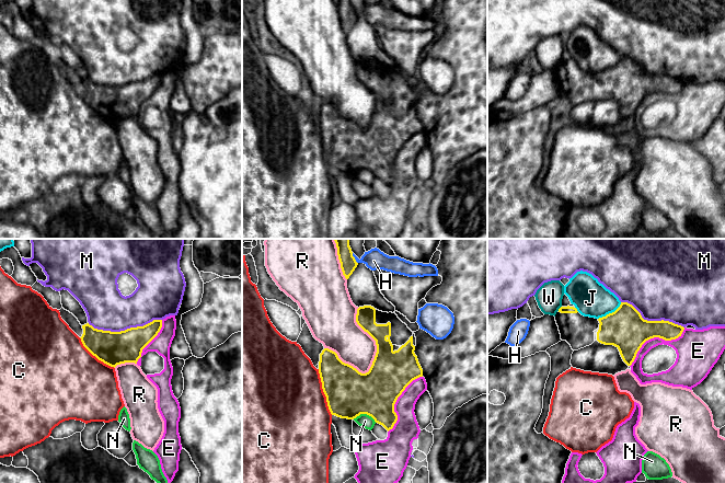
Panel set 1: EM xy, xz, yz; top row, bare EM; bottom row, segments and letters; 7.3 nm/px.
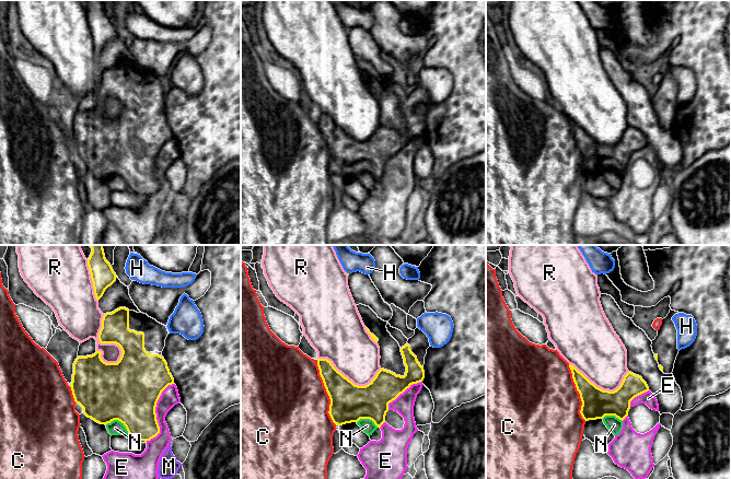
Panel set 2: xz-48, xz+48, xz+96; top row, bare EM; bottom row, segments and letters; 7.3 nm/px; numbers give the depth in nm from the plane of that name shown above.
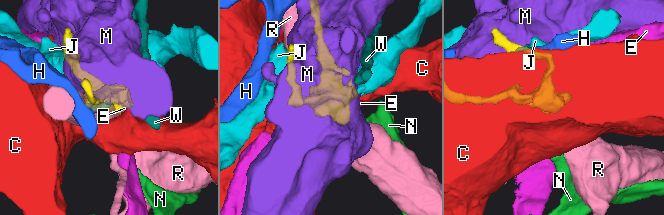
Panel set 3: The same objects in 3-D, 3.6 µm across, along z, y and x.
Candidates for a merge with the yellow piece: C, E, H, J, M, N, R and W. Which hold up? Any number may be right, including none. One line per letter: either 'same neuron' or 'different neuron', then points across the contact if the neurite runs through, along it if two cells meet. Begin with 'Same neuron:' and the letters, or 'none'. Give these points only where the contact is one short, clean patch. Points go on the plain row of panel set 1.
Same neuron: none
C: different neuron
E: different neuron
H: different neuron; border along xz (352, 8), (357, 18)
J: different neuron
M: different neuron
N: different neuron; border along xz (353, 173), (360, 169), (368, 169), (376, 176)
R: different neuron
W: different neuron

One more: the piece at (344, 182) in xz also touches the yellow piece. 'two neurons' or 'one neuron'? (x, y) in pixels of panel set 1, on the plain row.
two neurons

